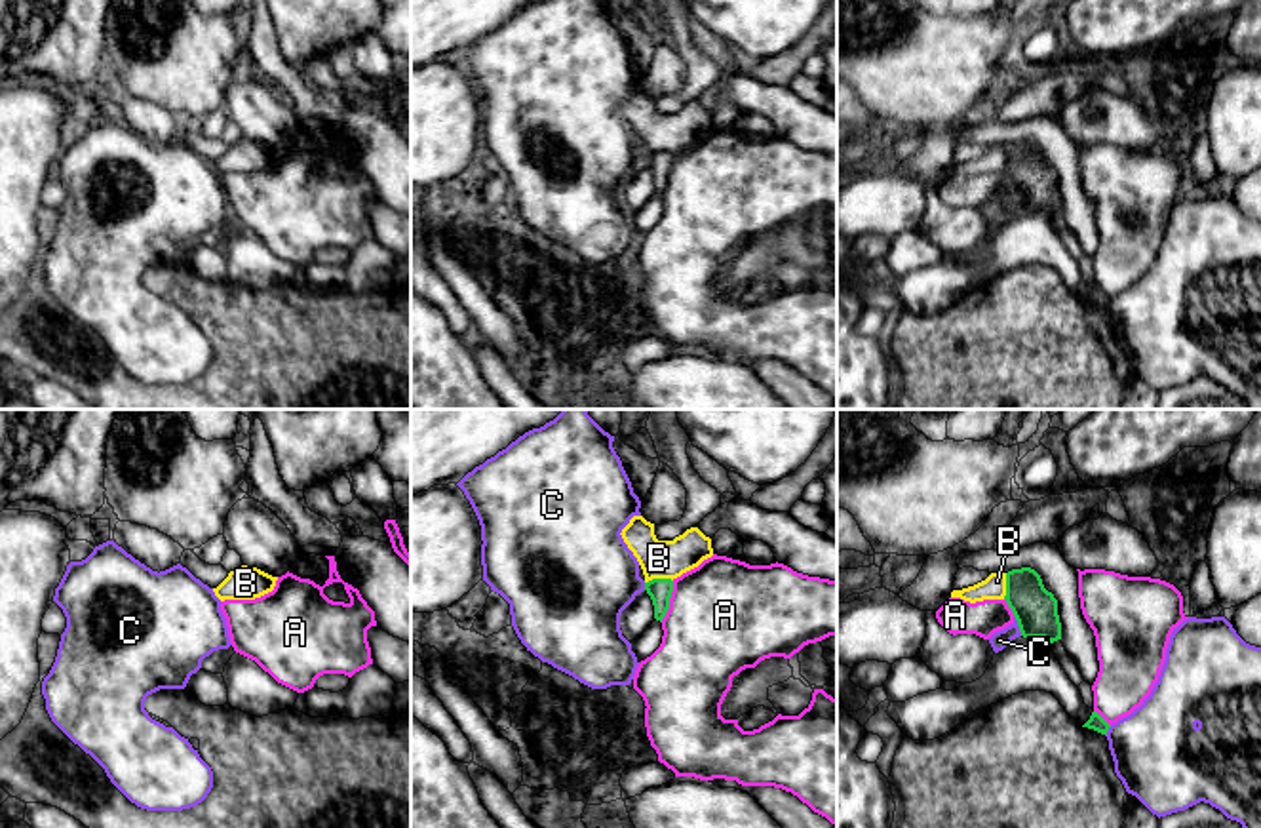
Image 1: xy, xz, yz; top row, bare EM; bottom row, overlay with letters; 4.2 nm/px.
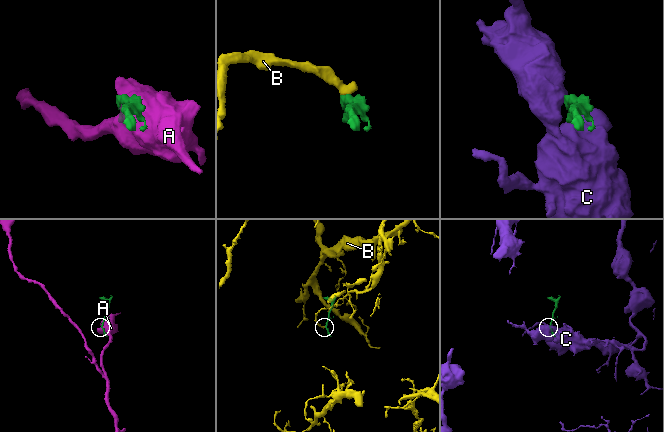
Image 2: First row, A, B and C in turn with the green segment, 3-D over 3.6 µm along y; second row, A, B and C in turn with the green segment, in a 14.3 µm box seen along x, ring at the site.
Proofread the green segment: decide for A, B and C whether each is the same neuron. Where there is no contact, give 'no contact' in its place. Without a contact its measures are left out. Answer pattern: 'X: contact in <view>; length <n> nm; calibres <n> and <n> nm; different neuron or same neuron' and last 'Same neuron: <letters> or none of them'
A: contact in xz; length 190 nm; calibres 100 and 480 nm; different neuron
B: contact in xz; length 120 nm; calibres 100 and 160 nm; different neuron
C: contact in yz; length 90 nm; calibres 190 and 80 nm; different neuron
Same neuron: none of them

